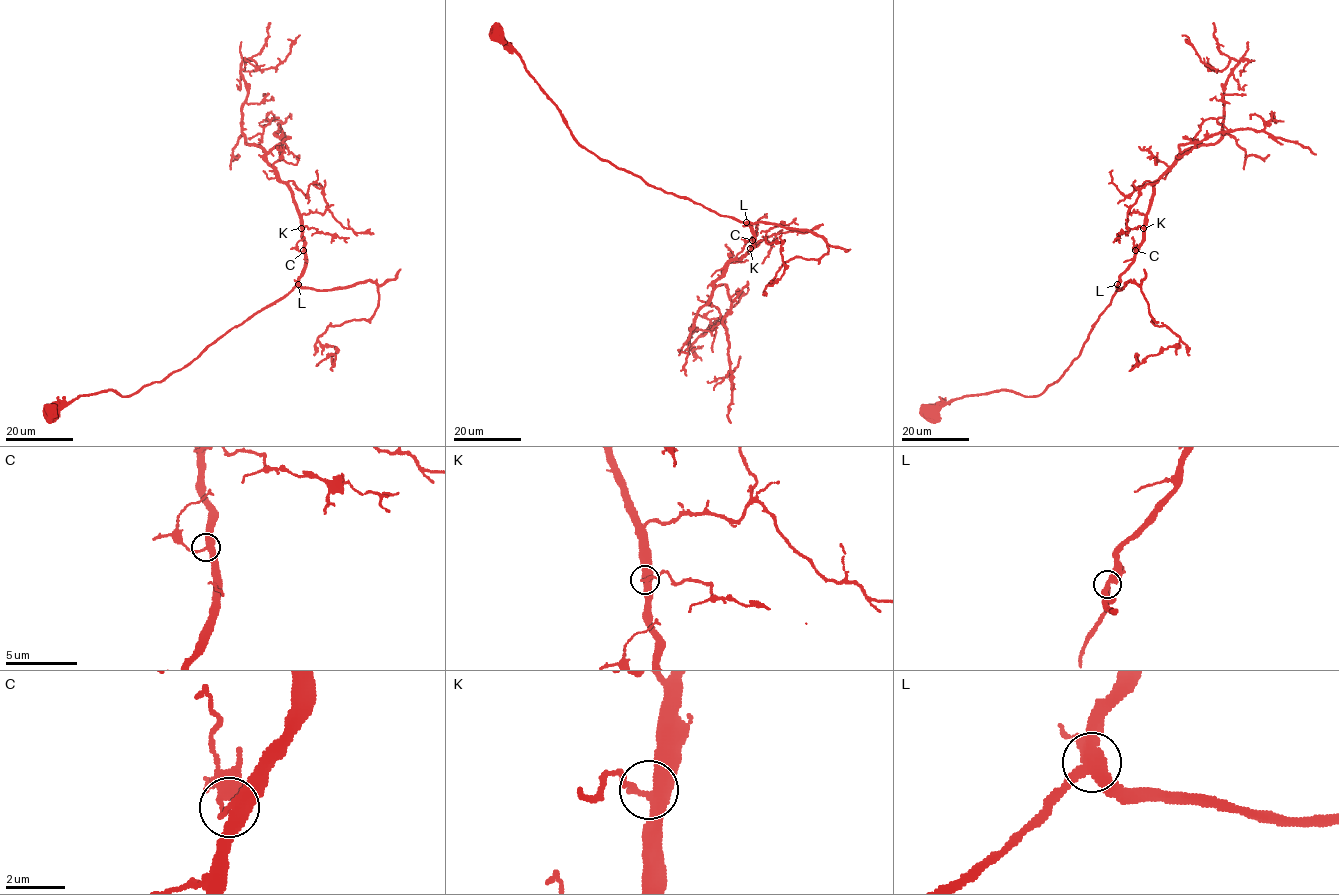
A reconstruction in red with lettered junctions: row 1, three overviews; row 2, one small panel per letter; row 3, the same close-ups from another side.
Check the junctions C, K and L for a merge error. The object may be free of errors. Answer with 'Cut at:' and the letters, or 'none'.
Cut at: none

